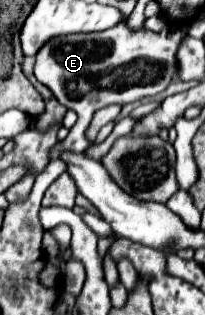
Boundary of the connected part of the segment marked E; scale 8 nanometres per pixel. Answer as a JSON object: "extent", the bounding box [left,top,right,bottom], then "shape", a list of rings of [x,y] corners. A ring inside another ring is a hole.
{"extent":[35,24,187,152],"shape":[[[185,24],[175,26],[165,26],[161,32],[131,32],[127,26],[113,26],[105,32],[91,32],[91,34],[65,34],[47,40],[41,50],[35,56],[35,78],[45,84],[53,96],[69,110],[77,112],[77,122],[69,130],[69,136],[65,138],[65,150],[77,150],[85,152],[91,142],[87,140],[85,132],[91,124],[93,114],[109,104],[129,104],[145,96],[155,96],[161,90],[169,86],[169,82],[175,80],[177,76],[177,66],[175,66],[175,52],[179,46],[181,36],[187,32]]]}

